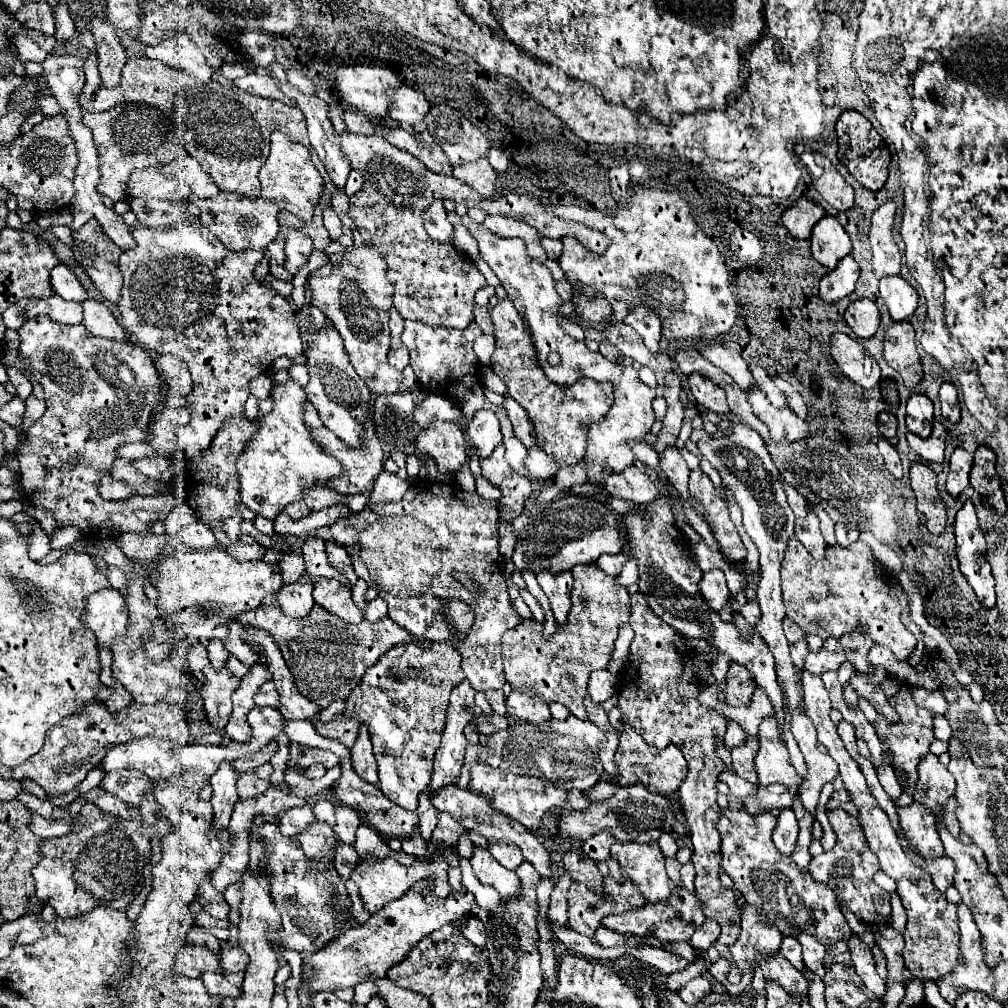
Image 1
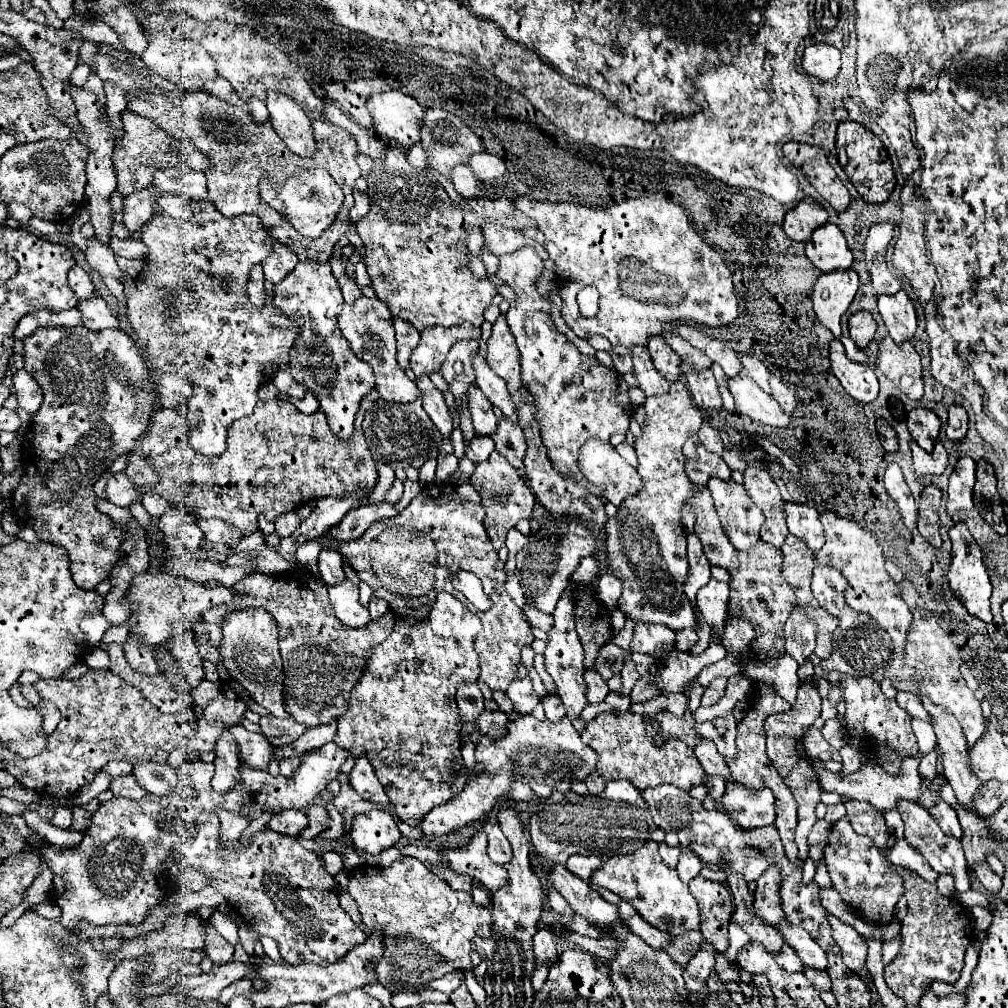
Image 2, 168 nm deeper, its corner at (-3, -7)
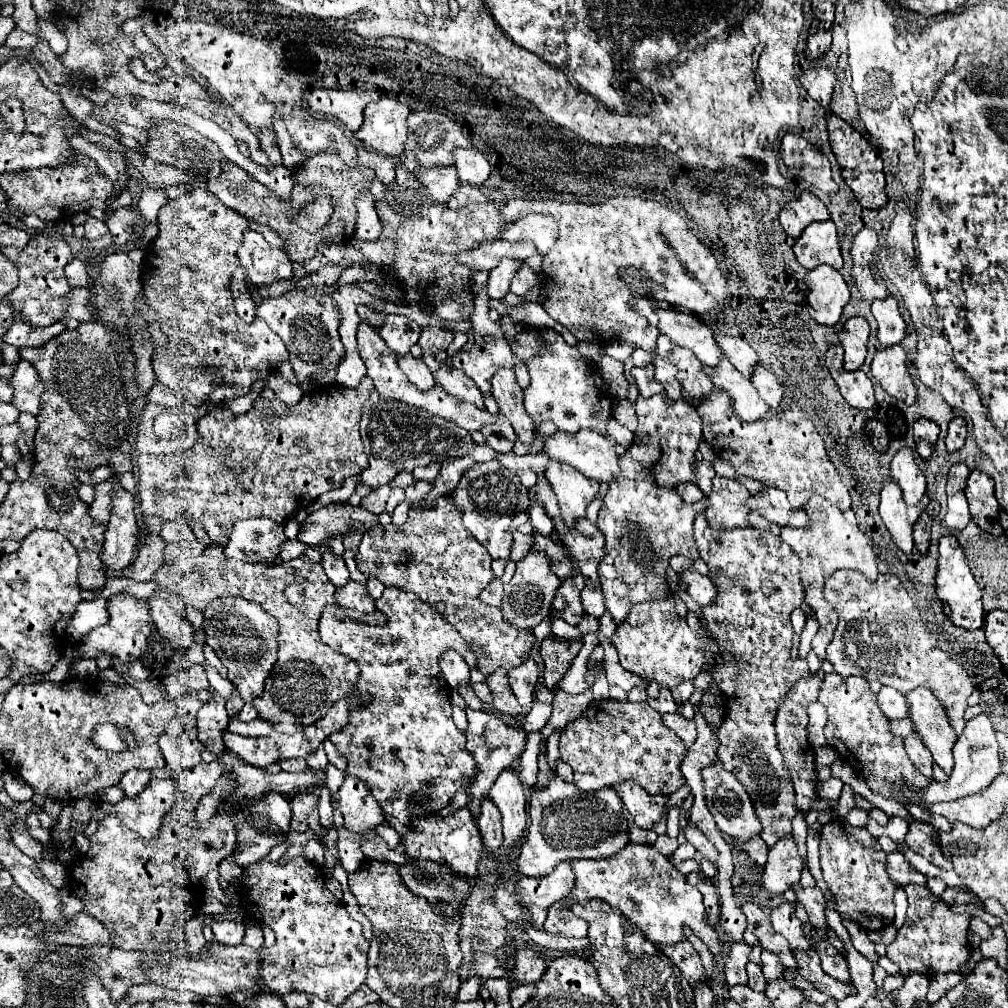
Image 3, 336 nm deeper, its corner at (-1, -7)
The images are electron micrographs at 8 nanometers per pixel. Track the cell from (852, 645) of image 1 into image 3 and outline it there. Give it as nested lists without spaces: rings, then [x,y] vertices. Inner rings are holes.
[[[840,569],[832,576],[816,577],[816,589],[806,589],[804,585],[804,601],[808,603],[806,597],[816,597],[814,601],[818,607],[820,603],[826,603],[822,613],[816,611],[816,607],[813,609],[819,629],[830,627],[826,659],[834,665],[834,671],[838,675],[860,675],[868,681],[874,679],[900,693],[912,691],[918,685],[928,687],[940,699],[948,723],[960,735],[966,725],[966,699],[974,691],[972,669],[1000,669],[1000,663],[994,659],[990,647],[986,647],[986,639],[980,631],[952,627],[946,623],[938,599],[912,599],[902,587],[902,581],[890,571],[886,575],[880,573],[876,581],[868,581],[854,569]],[[924,647],[928,647],[928,655],[924,655]],[[942,653],[946,653],[946,657]],[[924,669],[932,669],[932,673],[924,673]]]

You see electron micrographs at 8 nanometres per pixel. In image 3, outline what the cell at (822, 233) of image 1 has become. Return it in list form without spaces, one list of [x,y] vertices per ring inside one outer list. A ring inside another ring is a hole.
[[[822,221],[806,227],[792,245],[792,249],[796,261],[806,269],[814,269],[816,265],[822,263],[834,269],[842,267],[842,253],[838,245],[836,225],[832,221]]]

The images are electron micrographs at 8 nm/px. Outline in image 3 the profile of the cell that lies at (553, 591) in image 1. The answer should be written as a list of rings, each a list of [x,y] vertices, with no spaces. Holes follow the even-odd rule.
[[[544,639],[540,645],[540,655],[544,659],[544,683],[548,689],[554,689],[562,675],[570,669],[570,663],[578,655],[582,641],[566,639]]]

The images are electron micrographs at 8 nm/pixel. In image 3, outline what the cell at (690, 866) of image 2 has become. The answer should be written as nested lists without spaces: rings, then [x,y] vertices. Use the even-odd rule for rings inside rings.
[[[682,843],[678,849],[676,849],[676,853],[674,853],[674,859],[672,859],[672,863],[674,865],[678,865],[678,863],[682,863],[682,861],[686,861],[686,859],[694,859],[696,857],[696,849],[688,843]]]

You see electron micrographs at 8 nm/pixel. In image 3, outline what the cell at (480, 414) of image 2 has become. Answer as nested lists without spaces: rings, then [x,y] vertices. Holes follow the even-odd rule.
[[[438,369],[434,373],[434,381],[442,387],[446,387],[446,391],[450,391],[452,395],[458,395],[470,403],[478,403],[478,407],[484,407],[484,399],[480,389],[476,387],[474,379],[470,379],[464,371],[460,369]]]

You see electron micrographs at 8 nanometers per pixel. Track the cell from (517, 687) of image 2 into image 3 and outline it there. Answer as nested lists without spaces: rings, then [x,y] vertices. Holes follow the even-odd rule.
[[[528,657],[520,667],[510,669],[508,673],[510,677],[510,687],[518,699],[520,705],[528,707],[534,701],[534,691],[536,691],[536,683],[538,683],[538,665],[532,657]]]

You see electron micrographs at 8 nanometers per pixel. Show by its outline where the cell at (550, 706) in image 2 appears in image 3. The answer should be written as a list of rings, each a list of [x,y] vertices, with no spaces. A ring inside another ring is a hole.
[[[536,701],[534,707],[530,709],[530,713],[522,719],[520,727],[522,727],[526,733],[540,731],[540,729],[546,725],[546,721],[550,719],[550,713],[552,713],[552,707],[550,707],[548,703],[540,703],[540,701]]]

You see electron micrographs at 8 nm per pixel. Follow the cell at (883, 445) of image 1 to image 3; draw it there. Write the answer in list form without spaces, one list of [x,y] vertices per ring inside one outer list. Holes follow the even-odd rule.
[[[888,481],[880,493],[878,513],[884,525],[888,527],[896,547],[902,549],[904,553],[912,553],[914,551],[912,527],[920,515],[920,509],[906,505],[902,499],[902,491],[898,491],[898,485]]]

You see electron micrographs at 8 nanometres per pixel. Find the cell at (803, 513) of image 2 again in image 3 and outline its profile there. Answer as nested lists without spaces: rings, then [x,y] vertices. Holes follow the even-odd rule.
[[[766,487],[752,495],[746,505],[780,527],[806,527],[806,513],[802,509],[794,509],[788,503],[786,493],[776,487]]]

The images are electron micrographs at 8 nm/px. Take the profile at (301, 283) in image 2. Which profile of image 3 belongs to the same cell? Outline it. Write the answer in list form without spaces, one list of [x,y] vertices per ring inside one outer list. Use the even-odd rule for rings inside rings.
[[[292,289],[280,297],[264,299],[256,307],[256,317],[264,319],[268,327],[282,337],[298,381],[316,379],[320,373],[340,363],[340,355],[344,353],[344,345],[338,335],[340,313],[330,295],[306,295],[304,291]]]

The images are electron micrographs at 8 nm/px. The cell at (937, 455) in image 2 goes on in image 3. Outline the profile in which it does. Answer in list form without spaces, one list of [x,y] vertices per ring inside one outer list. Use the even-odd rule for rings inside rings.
[[[902,449],[894,455],[890,463],[890,479],[900,485],[904,493],[904,501],[908,505],[918,505],[926,489],[926,479],[920,467],[916,465],[914,453],[910,449]]]

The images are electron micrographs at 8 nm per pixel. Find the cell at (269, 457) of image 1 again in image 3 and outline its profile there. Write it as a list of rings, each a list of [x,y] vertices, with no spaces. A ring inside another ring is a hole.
[[[264,517],[244,519],[234,525],[230,541],[224,547],[224,557],[266,565],[280,563],[280,547],[286,541],[284,525]]]

